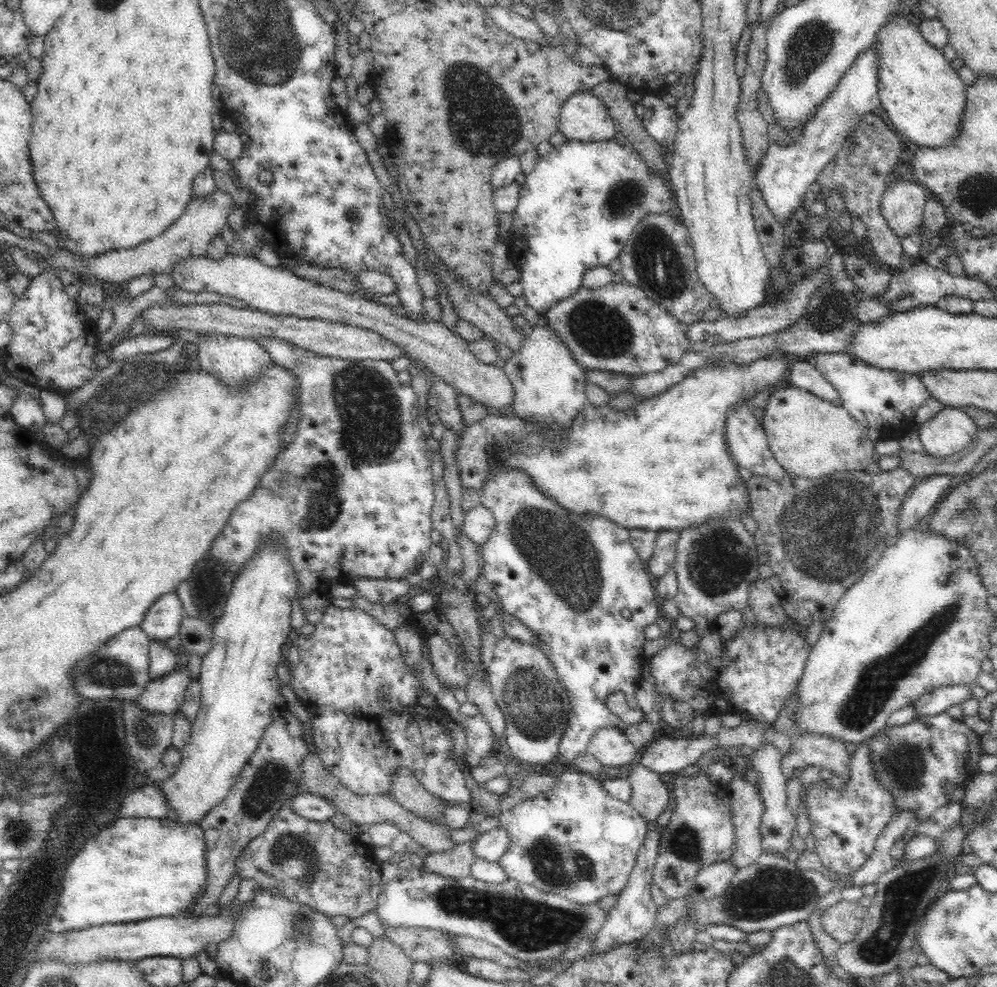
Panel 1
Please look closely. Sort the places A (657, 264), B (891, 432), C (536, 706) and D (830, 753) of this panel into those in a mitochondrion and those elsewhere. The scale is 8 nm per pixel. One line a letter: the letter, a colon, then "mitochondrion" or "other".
A: mitochondrion
B: other
C: mitochondrion
D: other

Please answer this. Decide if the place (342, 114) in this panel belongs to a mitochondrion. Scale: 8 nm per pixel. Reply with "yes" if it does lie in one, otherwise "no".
no

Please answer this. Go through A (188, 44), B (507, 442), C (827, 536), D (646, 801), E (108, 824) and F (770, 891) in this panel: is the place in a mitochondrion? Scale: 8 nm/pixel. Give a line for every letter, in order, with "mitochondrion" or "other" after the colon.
A: other
B: mitochondrion
C: mitochondrion
D: other
E: other
F: mitochondrion

